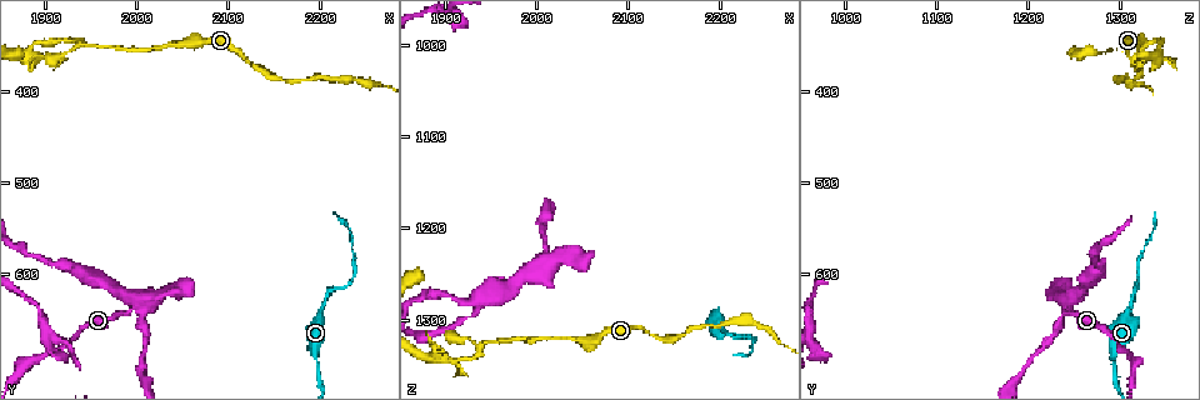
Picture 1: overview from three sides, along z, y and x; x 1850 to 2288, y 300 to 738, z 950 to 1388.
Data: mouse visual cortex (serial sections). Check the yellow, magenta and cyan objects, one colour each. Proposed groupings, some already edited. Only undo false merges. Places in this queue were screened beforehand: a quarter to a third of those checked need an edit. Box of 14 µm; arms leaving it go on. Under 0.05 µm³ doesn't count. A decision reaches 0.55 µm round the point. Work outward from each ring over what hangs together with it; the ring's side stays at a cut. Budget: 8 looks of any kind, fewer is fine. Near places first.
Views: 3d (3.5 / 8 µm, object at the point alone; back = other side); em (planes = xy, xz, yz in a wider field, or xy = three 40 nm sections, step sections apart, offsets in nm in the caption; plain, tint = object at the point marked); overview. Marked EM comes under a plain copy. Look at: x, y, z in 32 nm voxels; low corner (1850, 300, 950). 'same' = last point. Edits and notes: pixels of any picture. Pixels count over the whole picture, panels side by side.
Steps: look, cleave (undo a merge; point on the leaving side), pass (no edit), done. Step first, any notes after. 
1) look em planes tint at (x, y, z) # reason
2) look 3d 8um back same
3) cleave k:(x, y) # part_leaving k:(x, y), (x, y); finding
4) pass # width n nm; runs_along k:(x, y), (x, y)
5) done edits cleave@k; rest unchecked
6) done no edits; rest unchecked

look 3d 3.5um at (2205, 635, 1310) # calibre changes

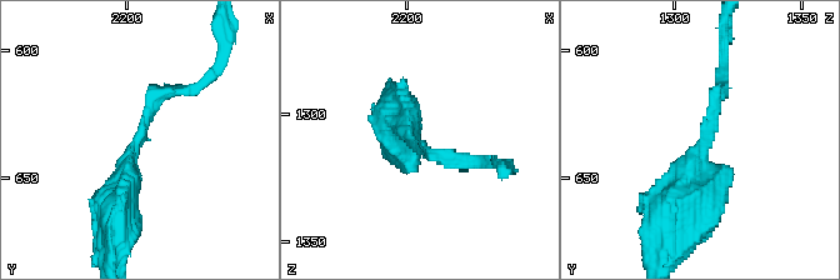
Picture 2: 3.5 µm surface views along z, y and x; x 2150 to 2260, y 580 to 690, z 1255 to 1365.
look em xy step 1 tint at (2204, 634, 1313) # arm_widths 150, 450 nm

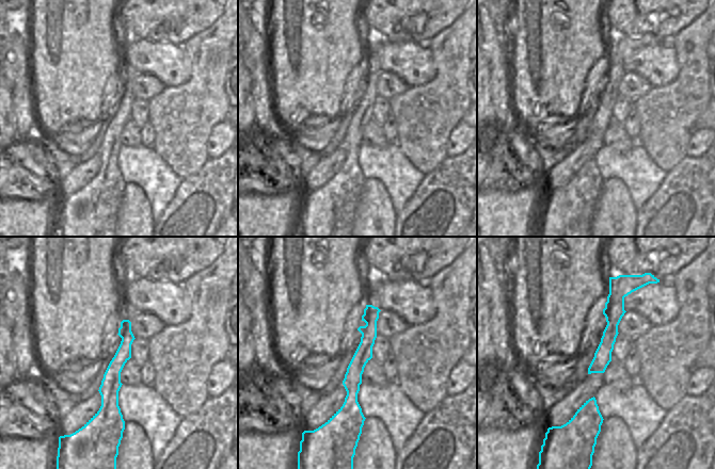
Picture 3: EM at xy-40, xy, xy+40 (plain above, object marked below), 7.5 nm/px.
look em xy step 2 tint same # another direction

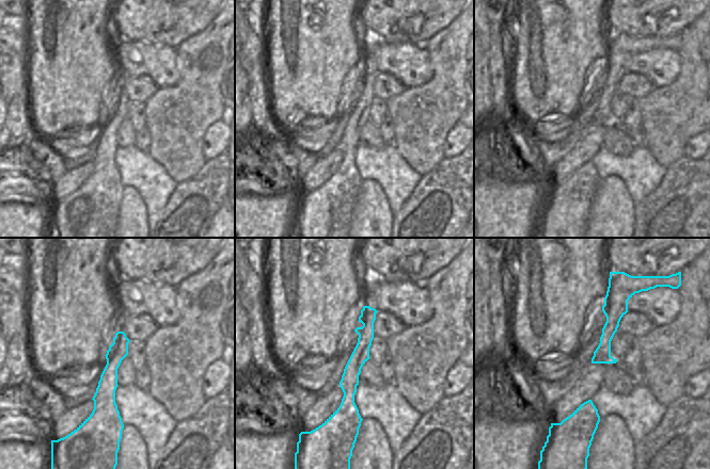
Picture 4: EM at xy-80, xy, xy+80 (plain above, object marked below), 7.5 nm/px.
pass # runs_along 4:(366, 308), (346, 427); continuous, no second cell

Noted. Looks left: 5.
look 3d 3.5um at (2195, 695, 1290) # calibre changes

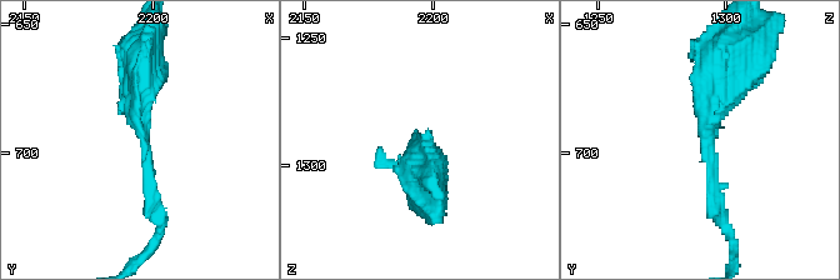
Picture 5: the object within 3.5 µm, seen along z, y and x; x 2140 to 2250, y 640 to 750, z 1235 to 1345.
look em xy step 3 tint at (2197, 696, 1293) # arm_widths 200, 450 nm

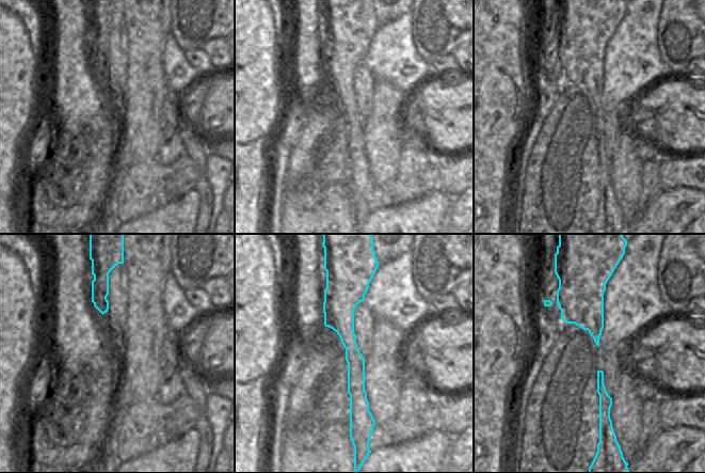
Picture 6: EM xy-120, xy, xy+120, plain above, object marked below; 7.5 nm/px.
look em xy step 2 tint same

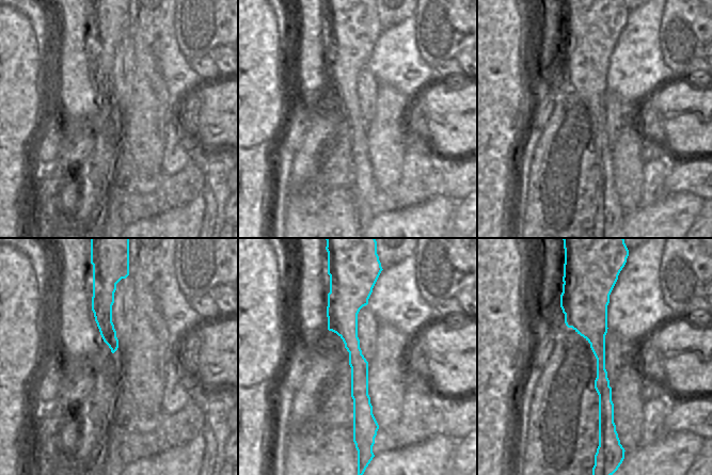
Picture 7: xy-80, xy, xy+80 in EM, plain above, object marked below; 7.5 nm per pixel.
pass # runs_along 7:(349, 287), (349, 337), (366, 428); continuous, no second cell

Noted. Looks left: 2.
look 3d 3.5um at (2000, 630, 1240) # small branch off a trunk

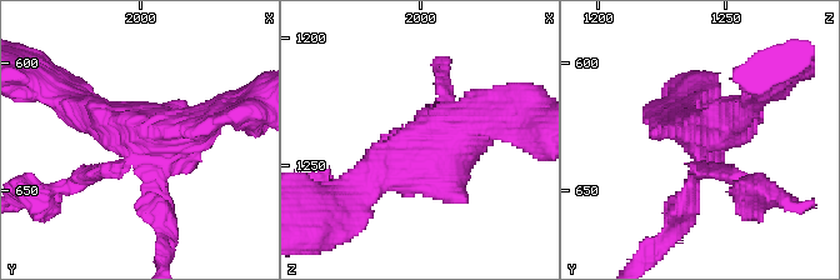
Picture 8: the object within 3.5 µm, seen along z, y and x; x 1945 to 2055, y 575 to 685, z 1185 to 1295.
look em xy step 3 tint at (2000, 630, 1240) # shape alone is not enough

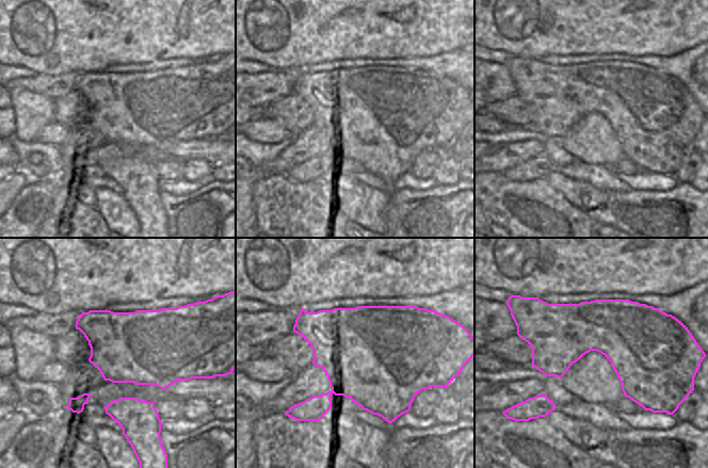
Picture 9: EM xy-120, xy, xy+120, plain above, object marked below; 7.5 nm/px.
cleave 8:(676, 205) # a second cell is stuck on

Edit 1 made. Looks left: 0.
done edits cleave@8; rest unchecked

